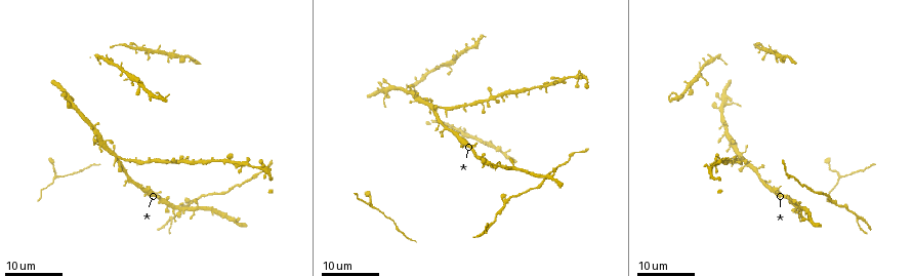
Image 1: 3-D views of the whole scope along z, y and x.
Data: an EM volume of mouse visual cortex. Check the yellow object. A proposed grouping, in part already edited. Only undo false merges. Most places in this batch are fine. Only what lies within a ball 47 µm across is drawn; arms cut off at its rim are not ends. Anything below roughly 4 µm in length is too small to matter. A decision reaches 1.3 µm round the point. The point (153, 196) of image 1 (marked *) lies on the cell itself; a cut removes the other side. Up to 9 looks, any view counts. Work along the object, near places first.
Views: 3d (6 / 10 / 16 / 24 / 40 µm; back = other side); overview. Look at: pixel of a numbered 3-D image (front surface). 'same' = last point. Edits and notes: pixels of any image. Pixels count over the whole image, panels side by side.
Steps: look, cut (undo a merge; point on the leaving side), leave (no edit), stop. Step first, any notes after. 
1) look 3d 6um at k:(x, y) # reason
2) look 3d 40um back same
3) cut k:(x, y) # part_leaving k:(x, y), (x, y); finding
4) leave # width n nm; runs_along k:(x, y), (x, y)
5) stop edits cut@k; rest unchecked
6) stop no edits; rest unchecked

look 3d 16um at 1:(120, 156) # four or more arms meet

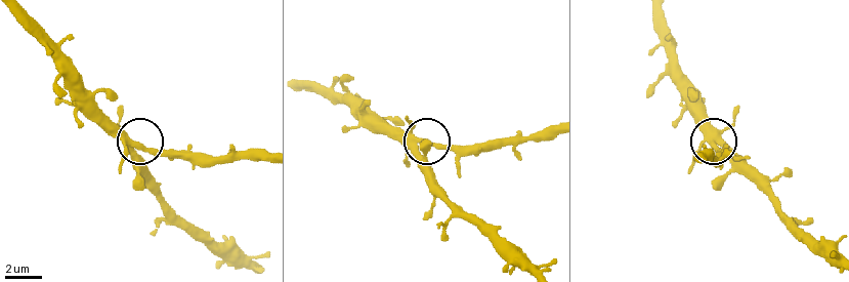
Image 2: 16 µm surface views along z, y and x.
look 3d 10um at 2:(711, 147)

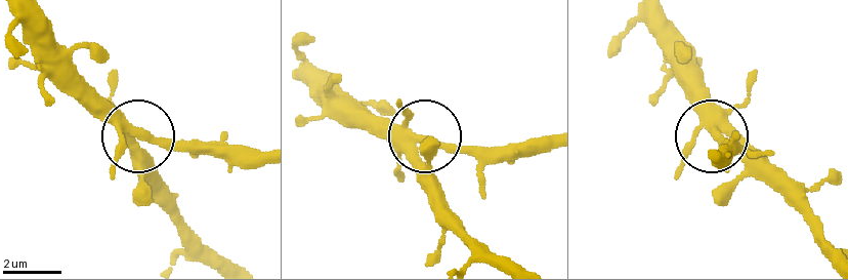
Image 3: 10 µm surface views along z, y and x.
leave # arms 4; one cell here

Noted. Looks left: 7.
look 3d 24um at 1:(730, 136)

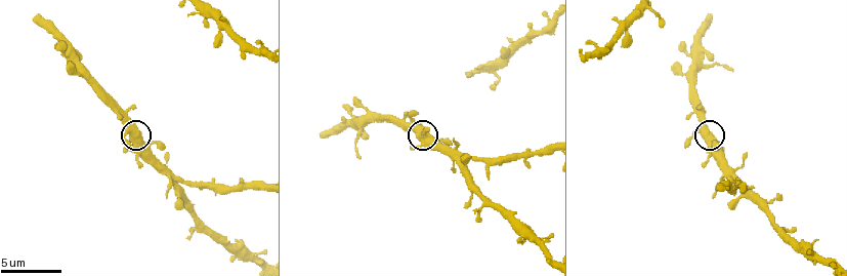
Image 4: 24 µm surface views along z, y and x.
look 3d 6um at 4:(706, 133)

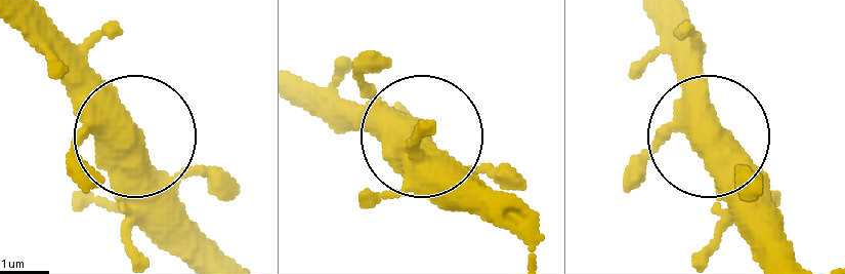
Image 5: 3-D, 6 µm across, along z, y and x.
leave # width 680 nm; runs_along 5:(508, 226), (427, 144), (325, 123); all the same cell

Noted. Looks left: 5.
look 3d 16um at 1:(213, 209)

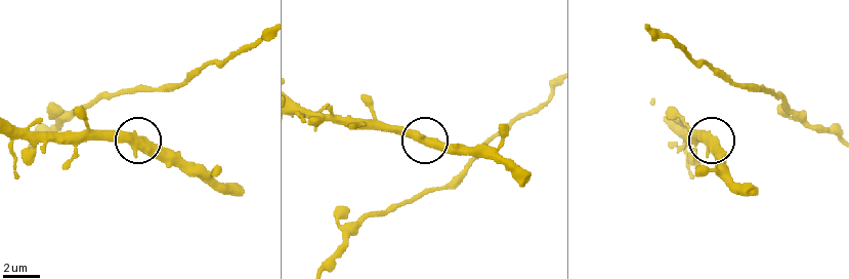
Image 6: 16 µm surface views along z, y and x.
look 3d 6um at 6:(433, 146)

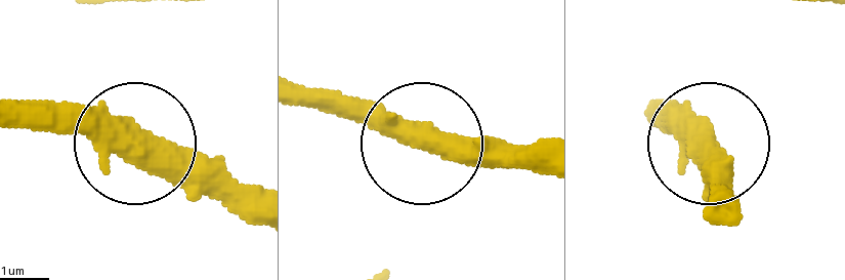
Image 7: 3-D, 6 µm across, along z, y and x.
leave # width 370 nm; runs_along 7:(299, 84), (384, 105), (433, 137), (527, 150); continuous, no second cell

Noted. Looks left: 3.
look 3d 24um at 1:(510, 195) # sudden change in width

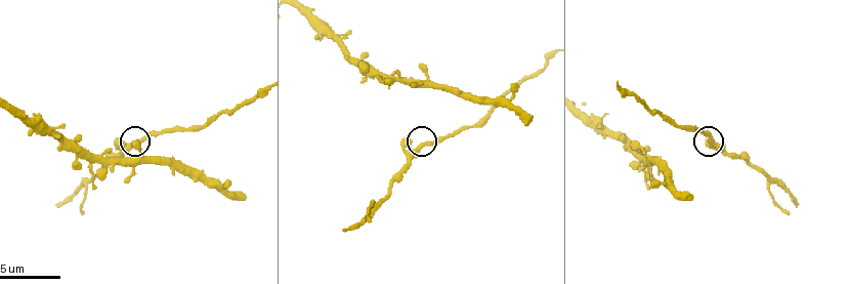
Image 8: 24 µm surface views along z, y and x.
look 3d 6um at 8:(711, 142)

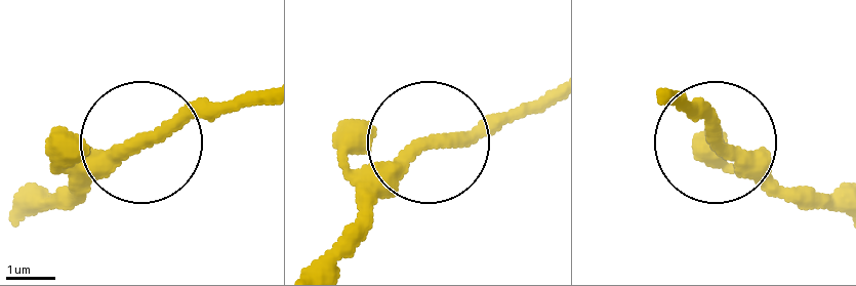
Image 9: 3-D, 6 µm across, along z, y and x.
leave # width 280 nm; one cell here

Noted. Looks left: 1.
stop no edits; rest unchecked

